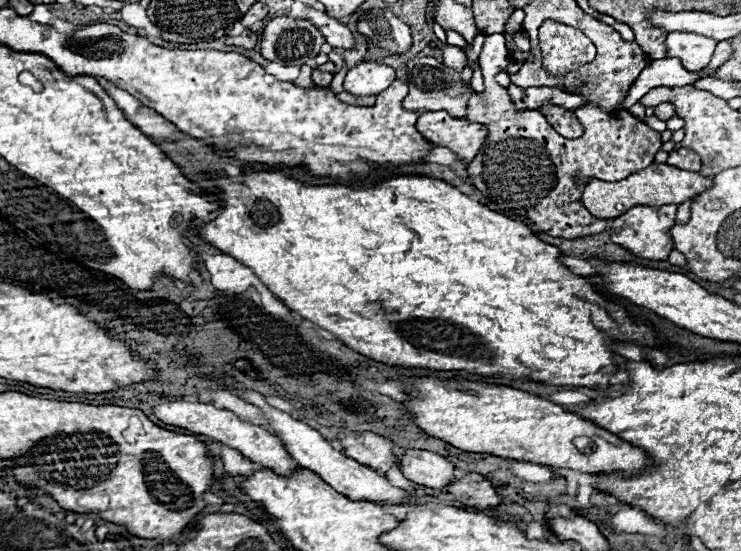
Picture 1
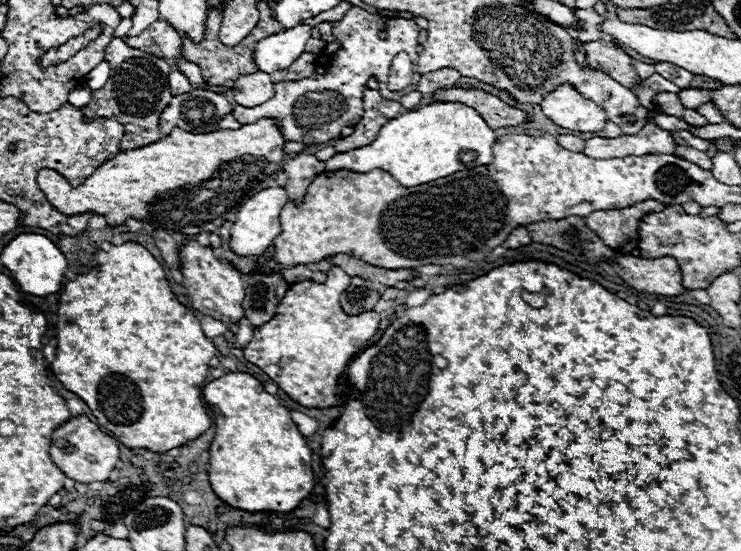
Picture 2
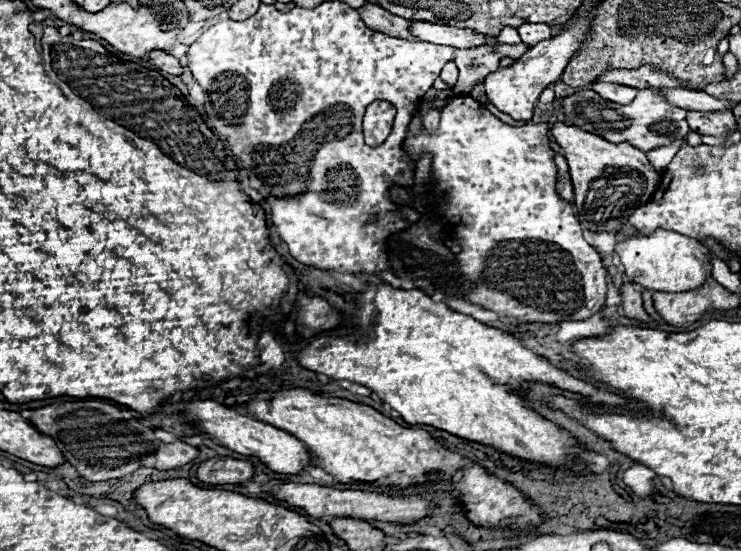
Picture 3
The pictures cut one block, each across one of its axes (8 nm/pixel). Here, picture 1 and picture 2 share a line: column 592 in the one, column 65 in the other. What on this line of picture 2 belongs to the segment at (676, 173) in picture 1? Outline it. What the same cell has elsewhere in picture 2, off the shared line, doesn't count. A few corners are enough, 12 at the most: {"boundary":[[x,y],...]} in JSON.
{"boundary":[[270,118],[116,154],[62,214],[214,232],[282,162]]}

